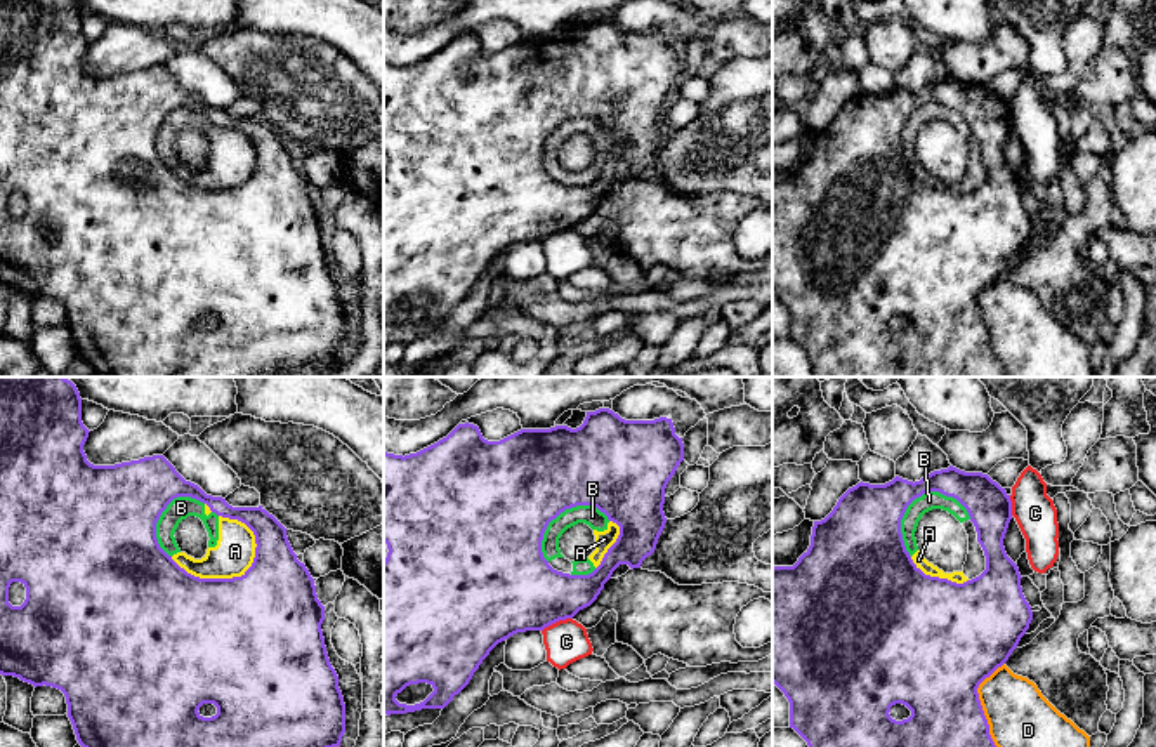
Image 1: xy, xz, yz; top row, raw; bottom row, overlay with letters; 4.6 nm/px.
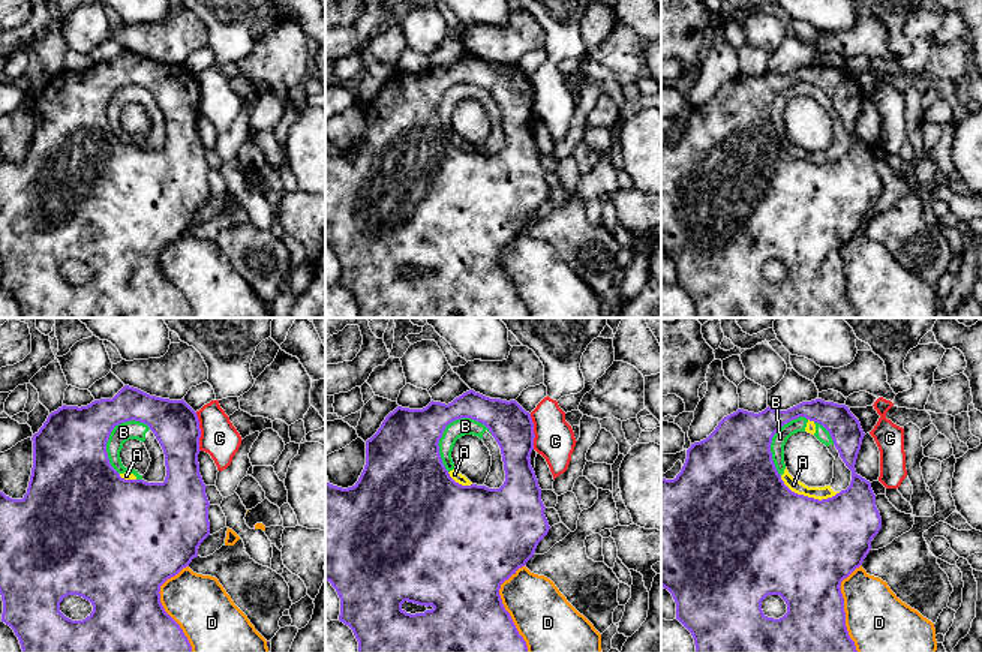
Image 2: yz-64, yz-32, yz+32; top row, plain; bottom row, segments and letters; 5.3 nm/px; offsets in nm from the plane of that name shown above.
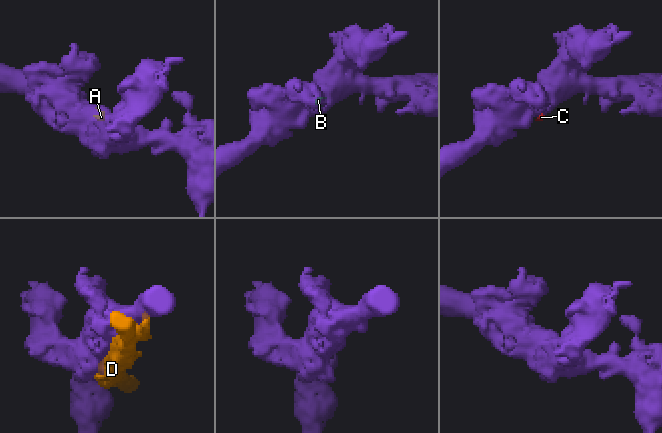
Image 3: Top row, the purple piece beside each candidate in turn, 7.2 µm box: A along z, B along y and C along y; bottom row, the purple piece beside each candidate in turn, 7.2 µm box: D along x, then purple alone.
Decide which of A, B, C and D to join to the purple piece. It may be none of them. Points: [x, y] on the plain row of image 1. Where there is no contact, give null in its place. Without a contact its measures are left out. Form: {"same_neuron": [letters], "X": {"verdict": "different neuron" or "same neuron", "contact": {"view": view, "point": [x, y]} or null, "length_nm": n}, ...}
{"same_neuron": [], "A": {"verdict": "different neuron", "contact": {"view": "xy", "point": [224, 190]}, "length_nm": 420}, "B": {"verdict": "different neuron", "contact": {"view": "yz", "point": [906, 118]}, "length_nm": 360}, "C": {"verdict": "different neuron", "contact": {"view": "xz", "point": [556, 231]}, "length_nm": 160}, "D": {"verdict": "different neuron", "contact": {"view": "yz", "point": [983, 323]}, "length_nm": 480}}

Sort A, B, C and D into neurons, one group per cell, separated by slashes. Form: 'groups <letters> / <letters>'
groups A B / C / D

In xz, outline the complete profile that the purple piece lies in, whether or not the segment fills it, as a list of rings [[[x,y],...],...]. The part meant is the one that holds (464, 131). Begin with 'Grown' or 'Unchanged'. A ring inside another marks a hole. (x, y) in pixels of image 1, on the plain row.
Unchanged. [[[609,19],[587,23],[583,35],[576,40],[555,36],[550,40],[521,40],[500,52],[488,52],[474,35],[458,35],[446,49],[410,66],[394,66],[384,63],[384,153],[387,169],[384,170],[384,325],[406,325],[422,320],[444,320],[472,290],[483,271],[502,252],[517,243],[543,241],[545,238],[573,229],[580,221],[590,217],[604,195],[611,189],[620,175],[632,181],[640,179],[642,172],[656,160],[658,149],[665,139],[663,123],[665,99],[684,71],[682,49],[675,45],[672,30],[660,28],[654,31],[625,31]],[[576,116],[592,116],[620,137],[616,153],[608,160],[601,175],[588,186],[569,186],[554,181],[542,163],[543,144],[552,130],[566,120]],[[427,294],[434,302],[420,314],[399,314],[396,307],[410,295]]]

